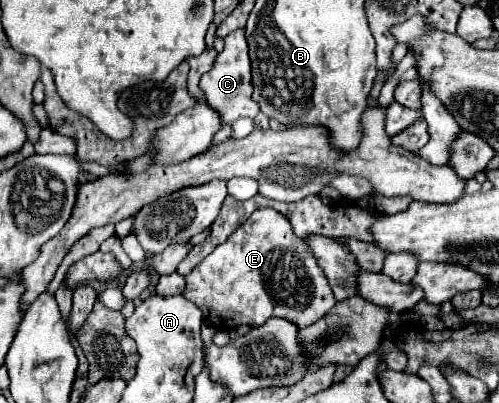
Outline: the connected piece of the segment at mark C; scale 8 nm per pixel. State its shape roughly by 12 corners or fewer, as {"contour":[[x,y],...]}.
{"contour":[[243,29],[225,49],[199,87],[223,125],[253,119],[259,103]]}

